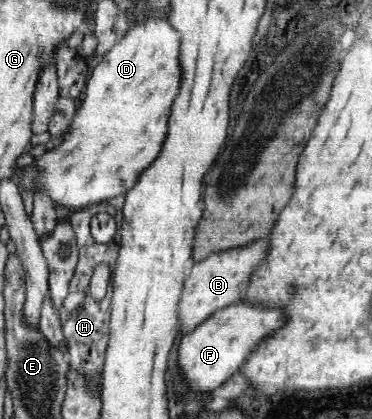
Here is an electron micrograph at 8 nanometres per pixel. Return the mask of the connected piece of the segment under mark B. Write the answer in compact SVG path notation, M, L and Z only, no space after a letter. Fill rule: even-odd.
M269 235L254 241L251 245L234 247L230 250L214 253L203 261L191 263L189 276L181 289L181 300L178 302L178 323L180 333L190 333L214 313L237 302L250 284L250 275L254 267L266 259L270 251Z

